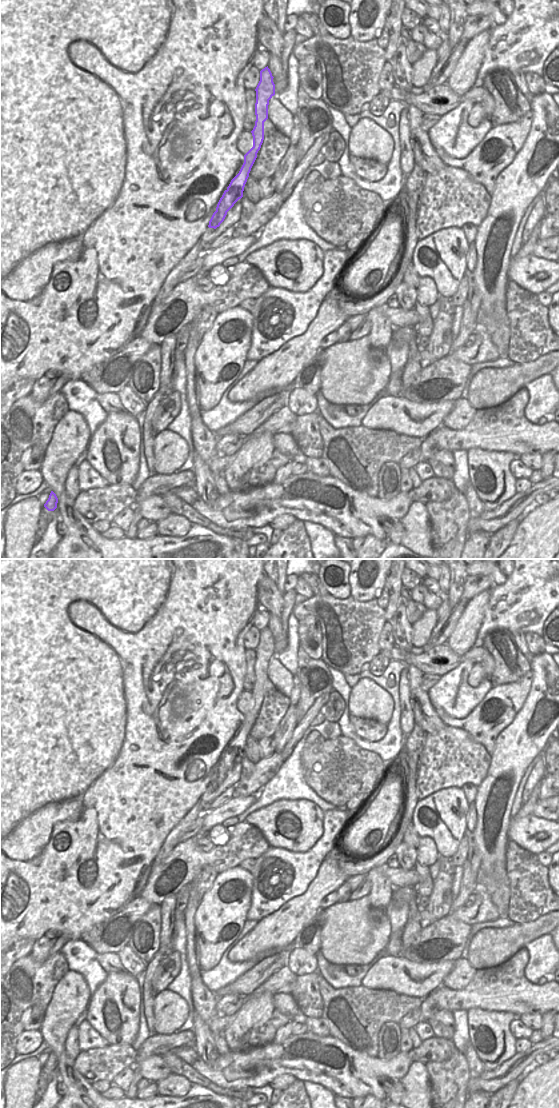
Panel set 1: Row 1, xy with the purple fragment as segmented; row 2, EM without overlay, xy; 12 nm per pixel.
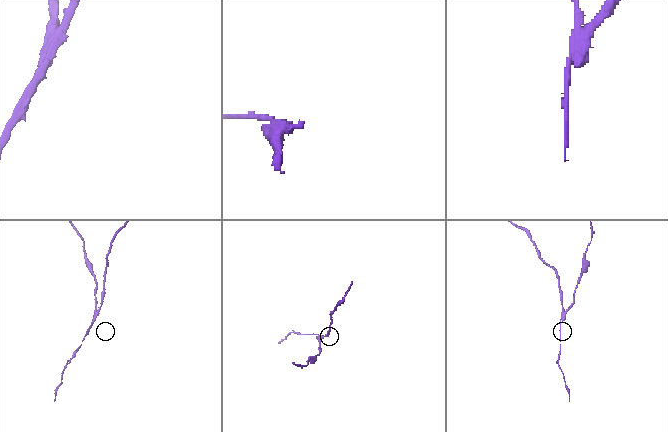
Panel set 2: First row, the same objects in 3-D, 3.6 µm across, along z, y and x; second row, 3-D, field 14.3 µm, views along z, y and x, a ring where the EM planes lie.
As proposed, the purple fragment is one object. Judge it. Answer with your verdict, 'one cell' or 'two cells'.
two cells

